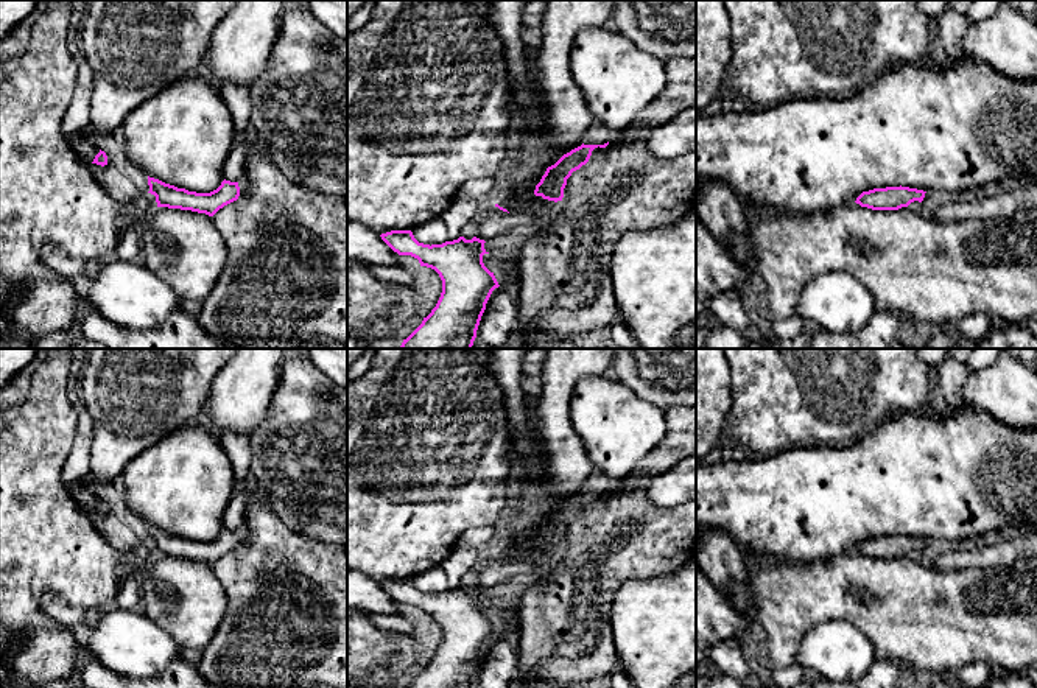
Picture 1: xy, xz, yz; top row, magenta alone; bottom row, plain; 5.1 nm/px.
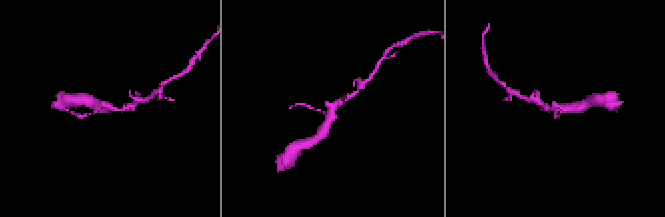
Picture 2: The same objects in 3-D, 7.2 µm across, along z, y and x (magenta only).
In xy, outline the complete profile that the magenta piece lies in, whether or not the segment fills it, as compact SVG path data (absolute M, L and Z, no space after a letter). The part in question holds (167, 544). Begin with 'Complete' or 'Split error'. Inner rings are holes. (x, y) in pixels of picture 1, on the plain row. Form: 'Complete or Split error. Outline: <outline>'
Complete. Outline: M149 525L148 534L148 542L156 545L157 556L192 559L209 565L213 565L220 557L237 549L240 545L238 531L226 528L210 542L188 540Z

